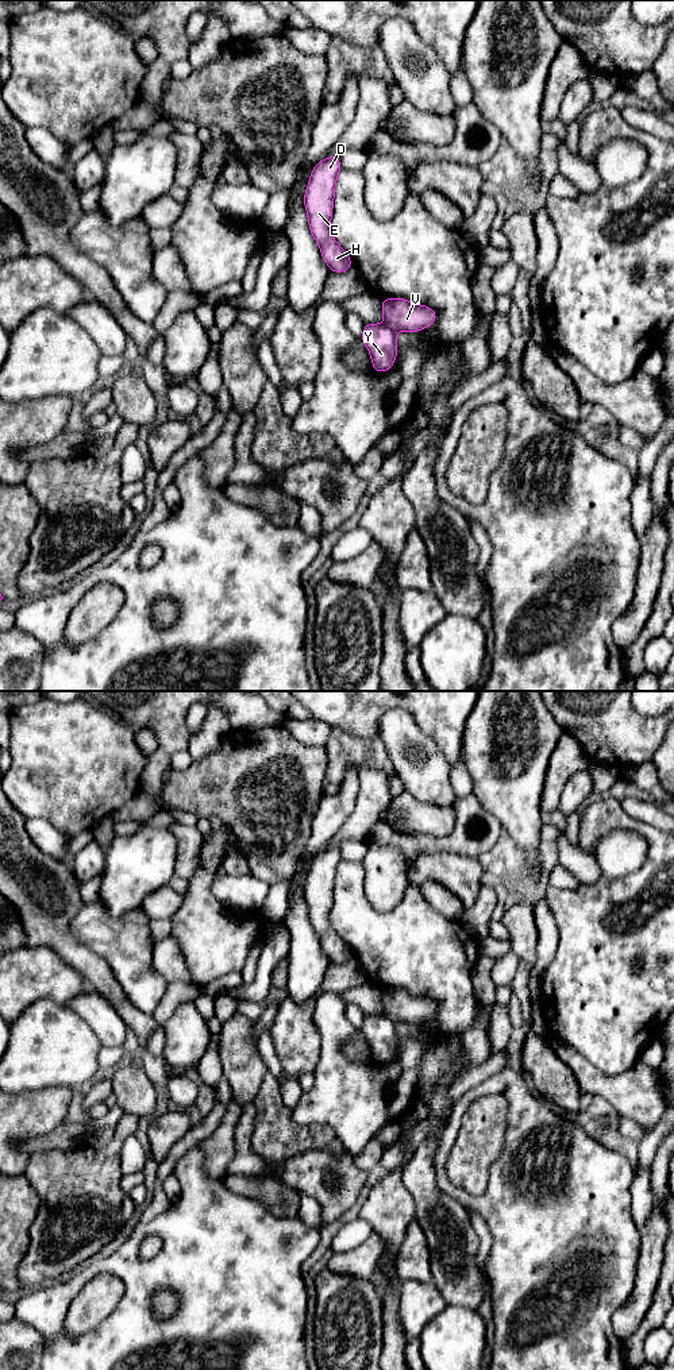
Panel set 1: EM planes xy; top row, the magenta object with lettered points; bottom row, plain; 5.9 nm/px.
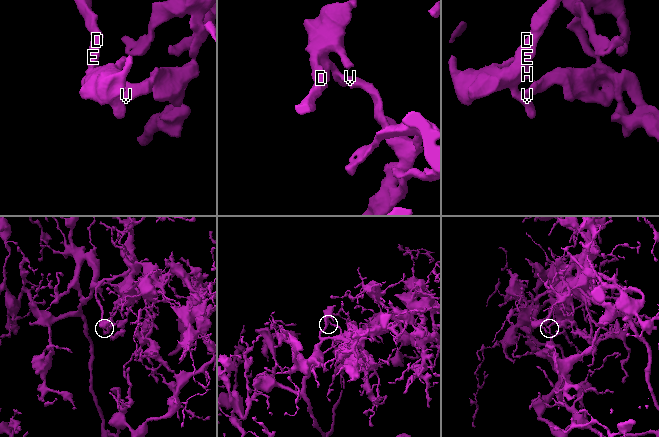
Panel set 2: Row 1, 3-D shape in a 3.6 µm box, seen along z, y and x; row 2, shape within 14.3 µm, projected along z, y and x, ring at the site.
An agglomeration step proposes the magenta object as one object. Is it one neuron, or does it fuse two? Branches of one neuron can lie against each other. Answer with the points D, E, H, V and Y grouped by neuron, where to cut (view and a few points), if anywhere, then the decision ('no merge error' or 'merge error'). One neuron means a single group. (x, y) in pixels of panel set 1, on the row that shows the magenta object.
D E H Y / V; cut in xy along (389, 325), (395, 330); merge error

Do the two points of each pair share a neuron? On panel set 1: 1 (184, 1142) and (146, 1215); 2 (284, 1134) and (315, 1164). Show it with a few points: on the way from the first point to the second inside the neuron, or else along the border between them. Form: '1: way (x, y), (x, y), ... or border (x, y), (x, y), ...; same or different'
1: way (172, 1160), (160, 1176), (158, 1197); same
2: border (334, 1154), (322, 1149), (308, 1149), (273, 1164); different

